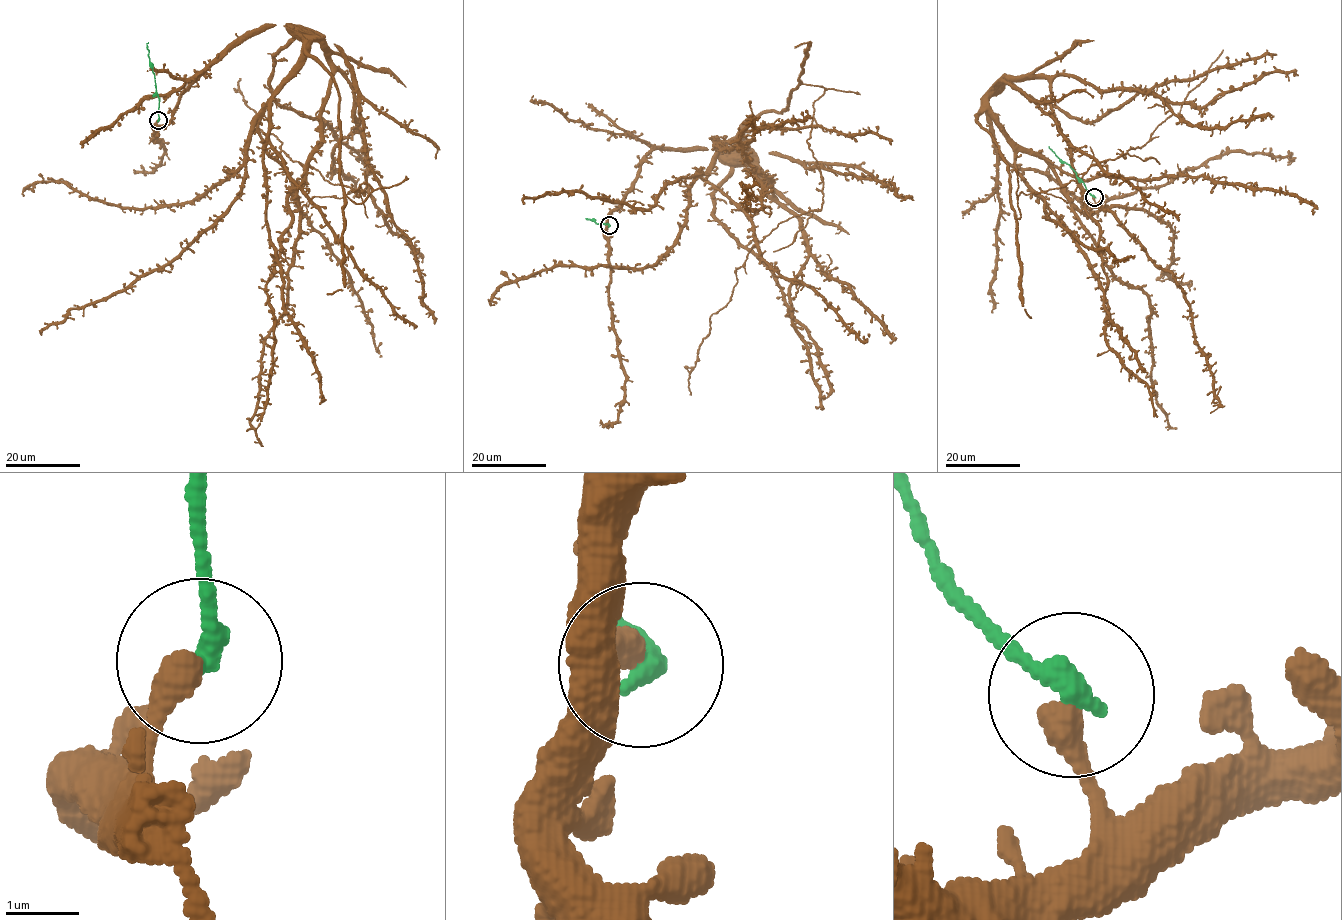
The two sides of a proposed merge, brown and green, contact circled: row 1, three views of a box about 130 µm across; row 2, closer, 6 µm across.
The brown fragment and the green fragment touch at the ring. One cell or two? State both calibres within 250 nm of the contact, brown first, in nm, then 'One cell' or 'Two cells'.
Thickness 380 nm (brown) against 320 nm. Two cells

